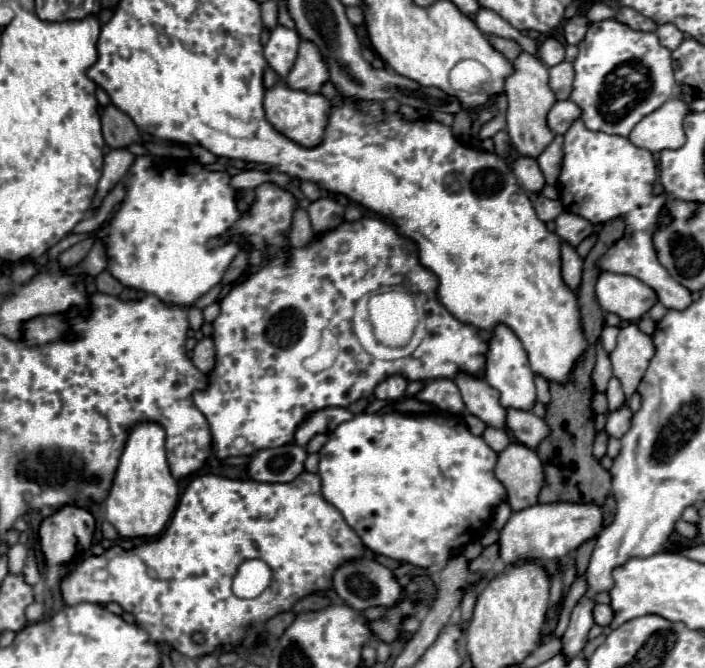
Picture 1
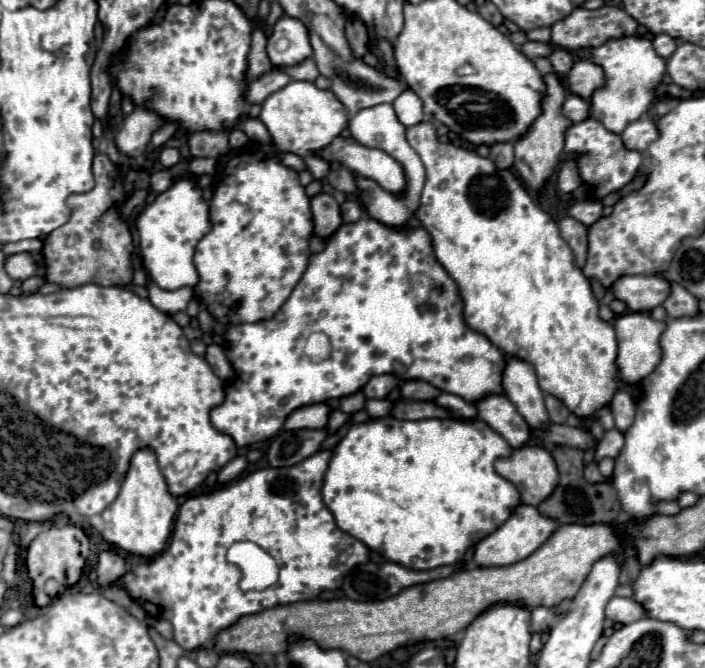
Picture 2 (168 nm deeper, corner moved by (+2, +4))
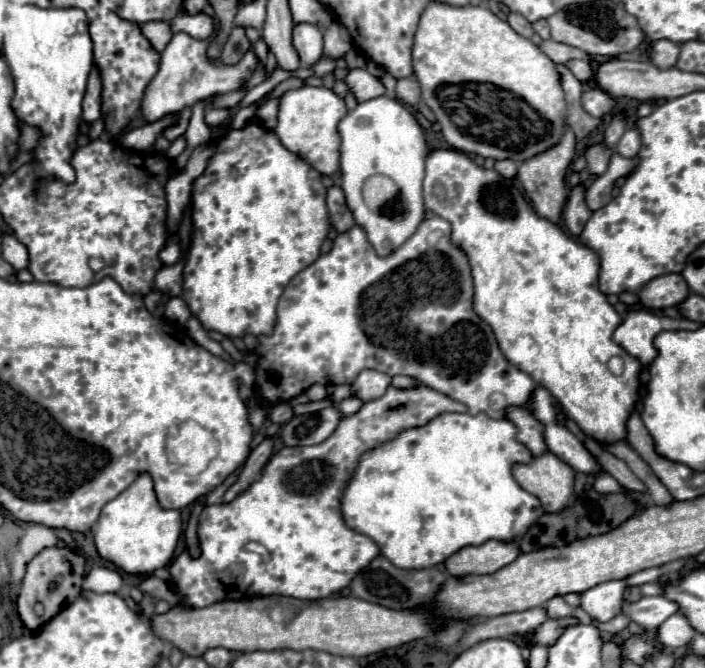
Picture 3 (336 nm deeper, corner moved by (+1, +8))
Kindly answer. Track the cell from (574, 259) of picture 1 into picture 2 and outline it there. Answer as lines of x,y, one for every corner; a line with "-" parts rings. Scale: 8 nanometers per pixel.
565,217
559,221
559,229
561,229
561,237
567,241
567,245
573,251
575,265
583,267
587,259
587,227
577,225
577,221
573,221
571,217

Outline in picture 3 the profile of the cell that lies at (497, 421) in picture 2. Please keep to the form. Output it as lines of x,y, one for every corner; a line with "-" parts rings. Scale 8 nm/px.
514,407
514,409
508,409
506,419
510,419
518,427
518,441
522,441
532,451
534,457
548,451
546,441
544,441
542,423
530,411

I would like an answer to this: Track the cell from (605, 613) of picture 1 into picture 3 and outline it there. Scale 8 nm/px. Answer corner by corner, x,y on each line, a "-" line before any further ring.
664,595
642,597
636,603
626,603
626,607
628,607
630,619
642,625
644,629
656,629
660,623
664,623
670,615
678,613
680,609
676,601
670,601

